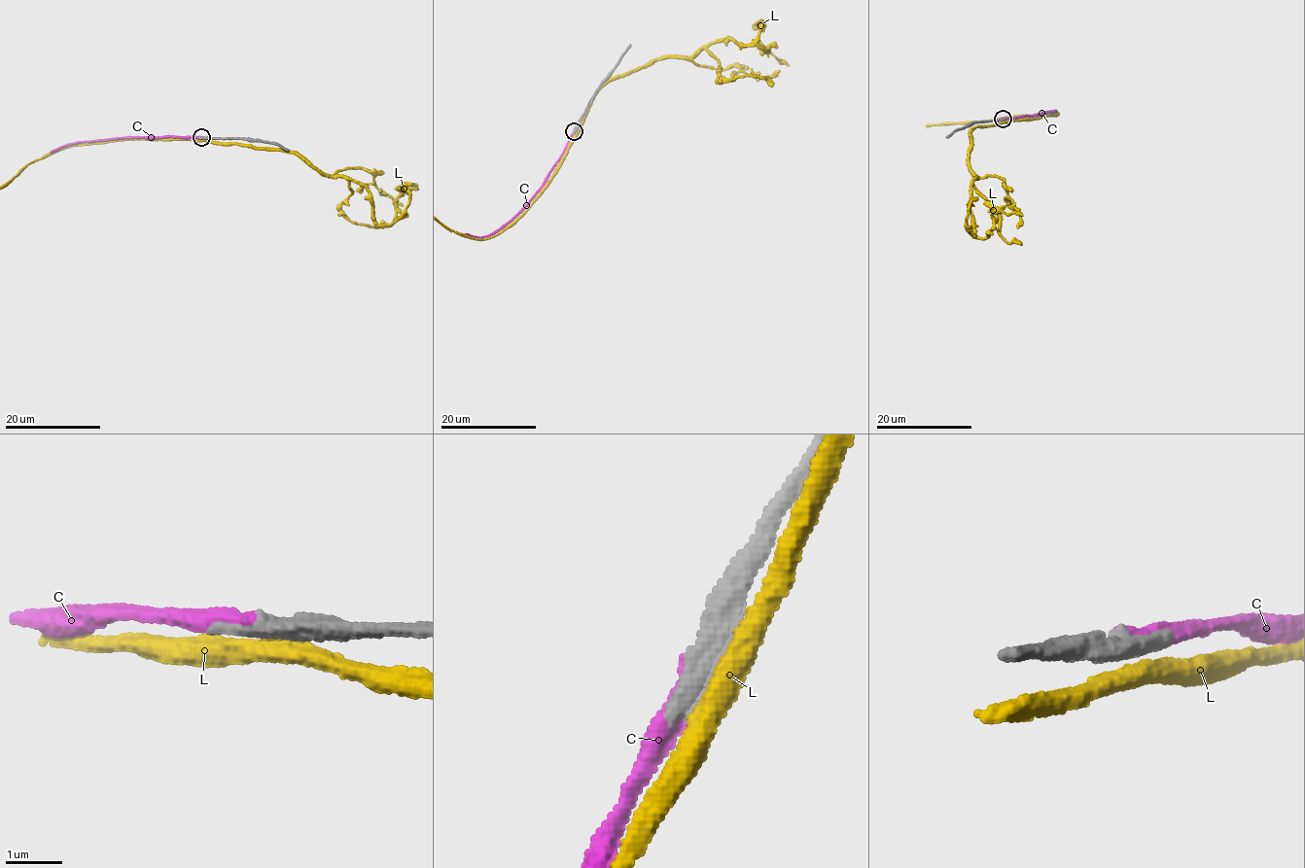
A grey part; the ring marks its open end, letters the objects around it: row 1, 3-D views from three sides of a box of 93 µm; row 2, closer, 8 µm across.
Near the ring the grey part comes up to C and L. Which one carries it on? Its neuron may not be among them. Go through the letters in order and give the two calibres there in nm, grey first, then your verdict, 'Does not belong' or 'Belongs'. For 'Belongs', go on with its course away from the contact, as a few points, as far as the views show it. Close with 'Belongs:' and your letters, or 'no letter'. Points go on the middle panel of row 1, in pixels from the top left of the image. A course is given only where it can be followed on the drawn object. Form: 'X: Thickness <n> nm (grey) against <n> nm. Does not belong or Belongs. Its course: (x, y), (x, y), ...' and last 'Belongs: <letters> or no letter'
C: Thickness 550 nm (grey) against 340 nm. Belongs. Its course: (575, 131), (546, 180), (514, 217), (484, 237), (465, 233)
L: Thickness 600 nm (grey) against 400 nm. Does not belong
Belongs: C

